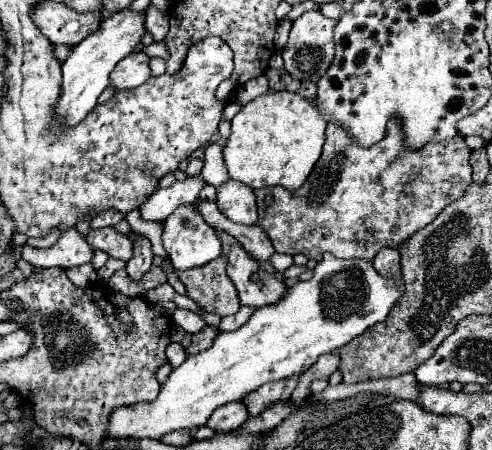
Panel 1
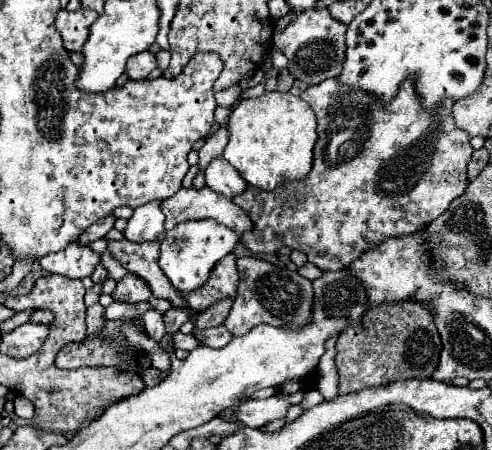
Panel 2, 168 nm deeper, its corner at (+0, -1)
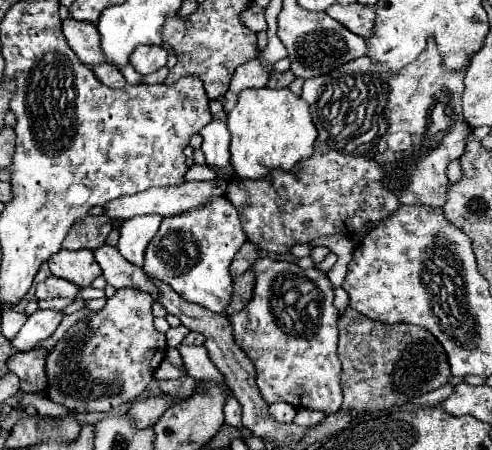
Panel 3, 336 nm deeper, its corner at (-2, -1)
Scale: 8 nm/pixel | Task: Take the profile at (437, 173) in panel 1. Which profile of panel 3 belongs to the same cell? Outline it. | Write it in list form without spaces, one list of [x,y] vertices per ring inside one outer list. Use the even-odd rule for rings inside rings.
[[[429,41],[427,49],[399,73],[387,73],[381,65],[373,65],[365,57],[359,57],[323,77],[307,79],[301,97],[309,103],[313,123],[319,131],[315,153],[307,161],[297,163],[291,171],[271,171],[263,181],[243,177],[229,179],[225,197],[239,211],[247,241],[261,251],[287,253],[297,243],[311,243],[329,235],[349,237],[365,229],[375,229],[401,205],[443,207],[451,185],[447,179],[447,165],[463,155],[471,135],[471,127],[461,113],[463,77],[465,69],[445,73],[435,41]],[[399,131],[413,135],[411,149],[393,151],[389,147],[389,137]]]

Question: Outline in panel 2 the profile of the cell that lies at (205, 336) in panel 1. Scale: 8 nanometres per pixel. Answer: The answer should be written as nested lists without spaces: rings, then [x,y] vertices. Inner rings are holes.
[[[231,297],[221,299],[221,301],[217,301],[215,305],[211,305],[207,311],[199,313],[197,319],[195,319],[195,327],[197,327],[197,329],[209,329],[209,327],[219,327],[219,325],[223,325],[225,317],[229,315],[229,309],[233,307],[233,301],[235,301],[235,299],[231,299]]]

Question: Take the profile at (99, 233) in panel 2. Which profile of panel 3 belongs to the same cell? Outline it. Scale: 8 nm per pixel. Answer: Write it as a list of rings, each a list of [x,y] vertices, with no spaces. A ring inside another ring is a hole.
[[[105,215],[85,217],[85,221],[75,225],[75,229],[67,235],[67,241],[63,241],[63,249],[99,249],[111,229],[113,221]]]

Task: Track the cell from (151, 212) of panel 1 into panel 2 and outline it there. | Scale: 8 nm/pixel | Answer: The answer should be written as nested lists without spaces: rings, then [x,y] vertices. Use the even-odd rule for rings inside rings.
[[[161,201],[147,203],[143,207],[137,207],[133,217],[129,219],[123,237],[131,243],[143,243],[143,241],[157,241],[157,235],[163,231],[165,215],[159,209]]]

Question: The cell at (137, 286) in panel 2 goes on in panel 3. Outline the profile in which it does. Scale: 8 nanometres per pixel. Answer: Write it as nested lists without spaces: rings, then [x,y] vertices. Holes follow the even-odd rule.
[[[123,287],[117,289],[111,299],[107,299],[107,305],[101,311],[97,311],[93,317],[75,323],[47,355],[47,379],[49,379],[47,397],[77,413],[111,411],[139,397],[153,379],[153,373],[159,367],[159,363],[165,359],[165,351],[167,351],[165,335],[155,331],[153,327],[151,305],[153,305],[151,293]]]

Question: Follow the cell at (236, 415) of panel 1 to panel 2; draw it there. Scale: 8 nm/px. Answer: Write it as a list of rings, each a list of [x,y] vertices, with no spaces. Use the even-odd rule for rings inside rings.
[[[273,395],[263,401],[245,401],[237,409],[237,419],[251,427],[263,427],[265,423],[271,423],[275,419],[283,419],[287,415],[287,409],[291,407],[289,401]]]

